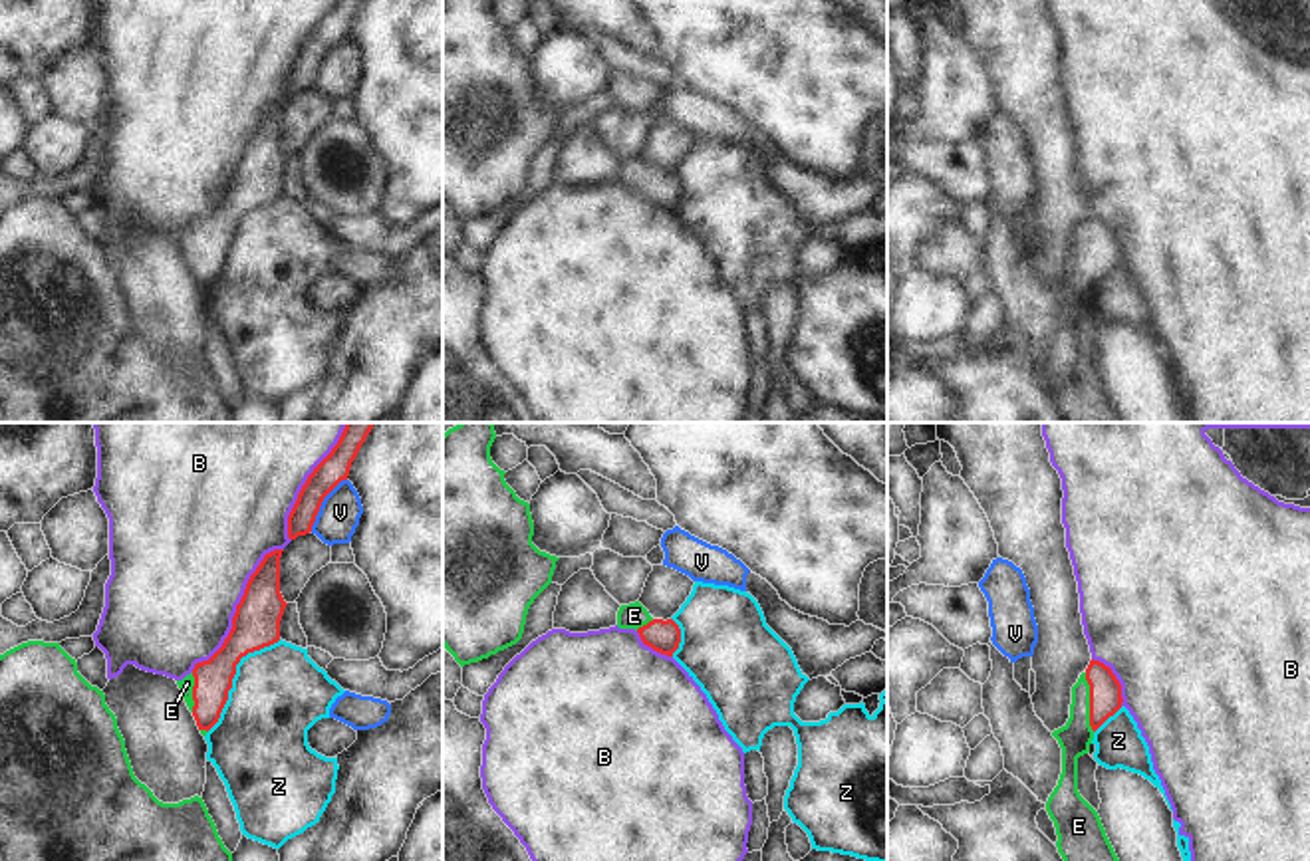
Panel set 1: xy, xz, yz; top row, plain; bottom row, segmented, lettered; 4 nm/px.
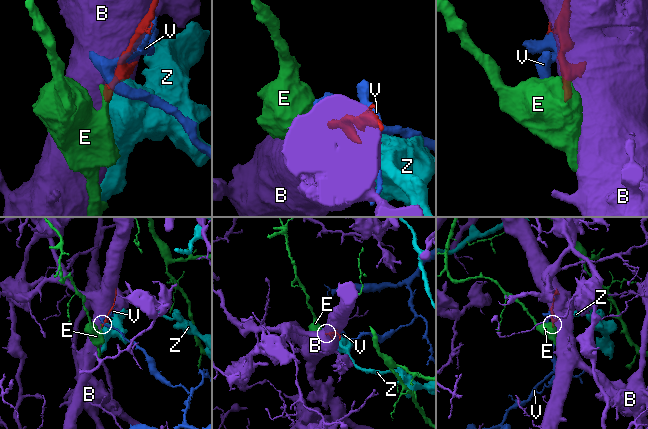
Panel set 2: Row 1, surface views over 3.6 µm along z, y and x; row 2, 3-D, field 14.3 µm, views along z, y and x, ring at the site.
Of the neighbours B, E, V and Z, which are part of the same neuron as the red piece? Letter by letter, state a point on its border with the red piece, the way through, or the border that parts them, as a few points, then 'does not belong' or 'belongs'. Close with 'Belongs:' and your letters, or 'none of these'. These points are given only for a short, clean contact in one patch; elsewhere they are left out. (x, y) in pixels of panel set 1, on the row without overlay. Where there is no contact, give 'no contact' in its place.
B: meets red in xy at (237, 163); does not belong
E: meets red in yz at (1090, 258); runs through yz (1106, 254), (1090, 258), (1074, 294); belongs
V: meets red in xy at (320, 60); does not belong
Z: meets red in xy at (233, 233); does not belong
Belongs: E

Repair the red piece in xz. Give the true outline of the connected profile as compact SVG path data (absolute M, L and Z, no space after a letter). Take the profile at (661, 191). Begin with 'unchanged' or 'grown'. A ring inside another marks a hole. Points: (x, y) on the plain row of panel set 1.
grown | M639 157L619 163L617 183L635 184L643 200L667 212L673 212L681 198L679 181L673 175L653 175Z

